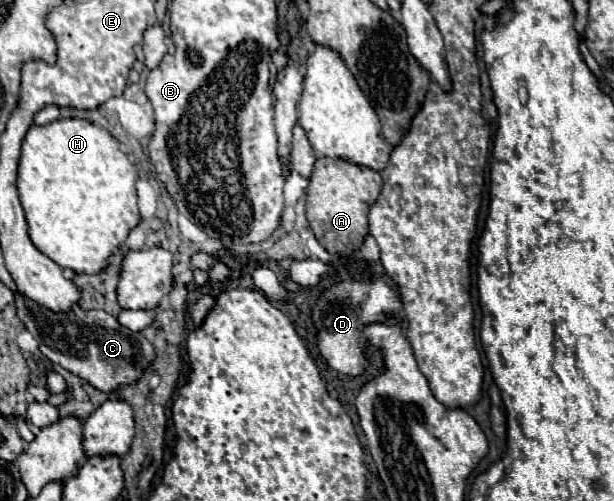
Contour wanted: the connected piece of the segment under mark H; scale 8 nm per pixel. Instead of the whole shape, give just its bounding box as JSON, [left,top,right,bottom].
[19,118,141,274]

